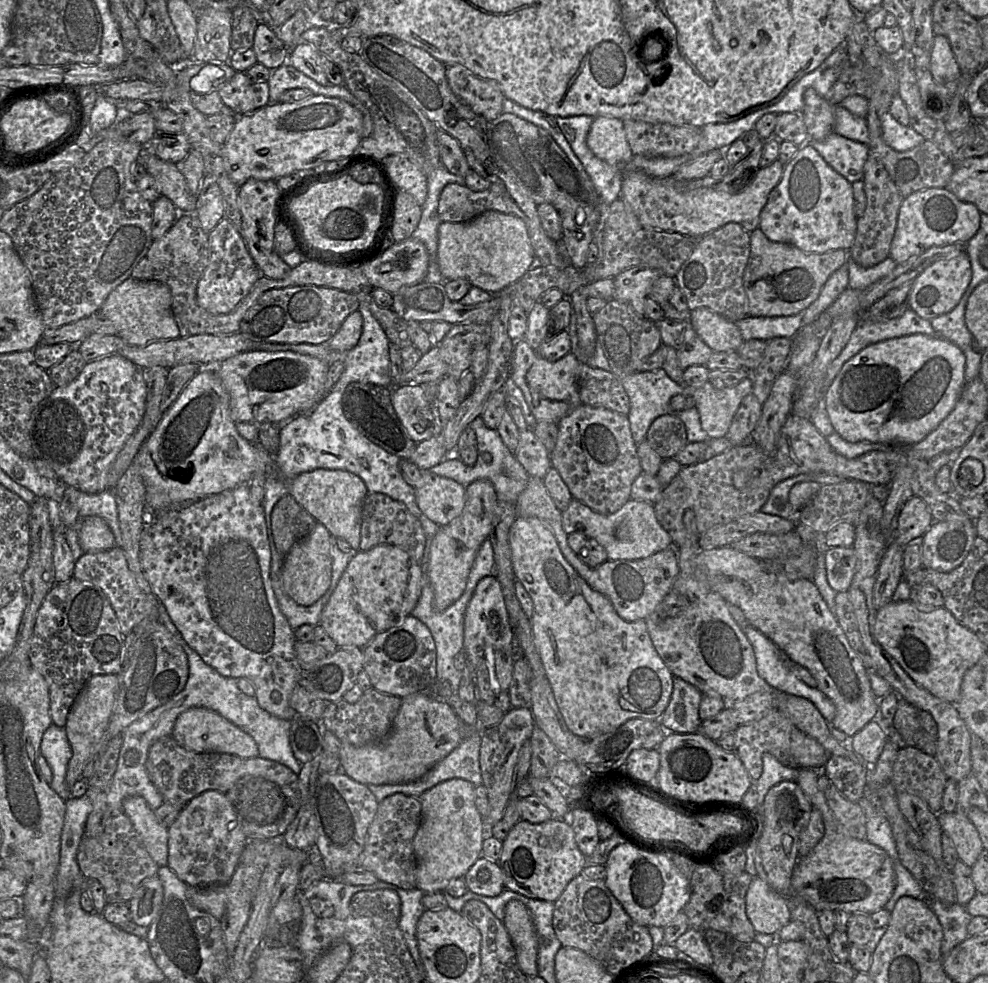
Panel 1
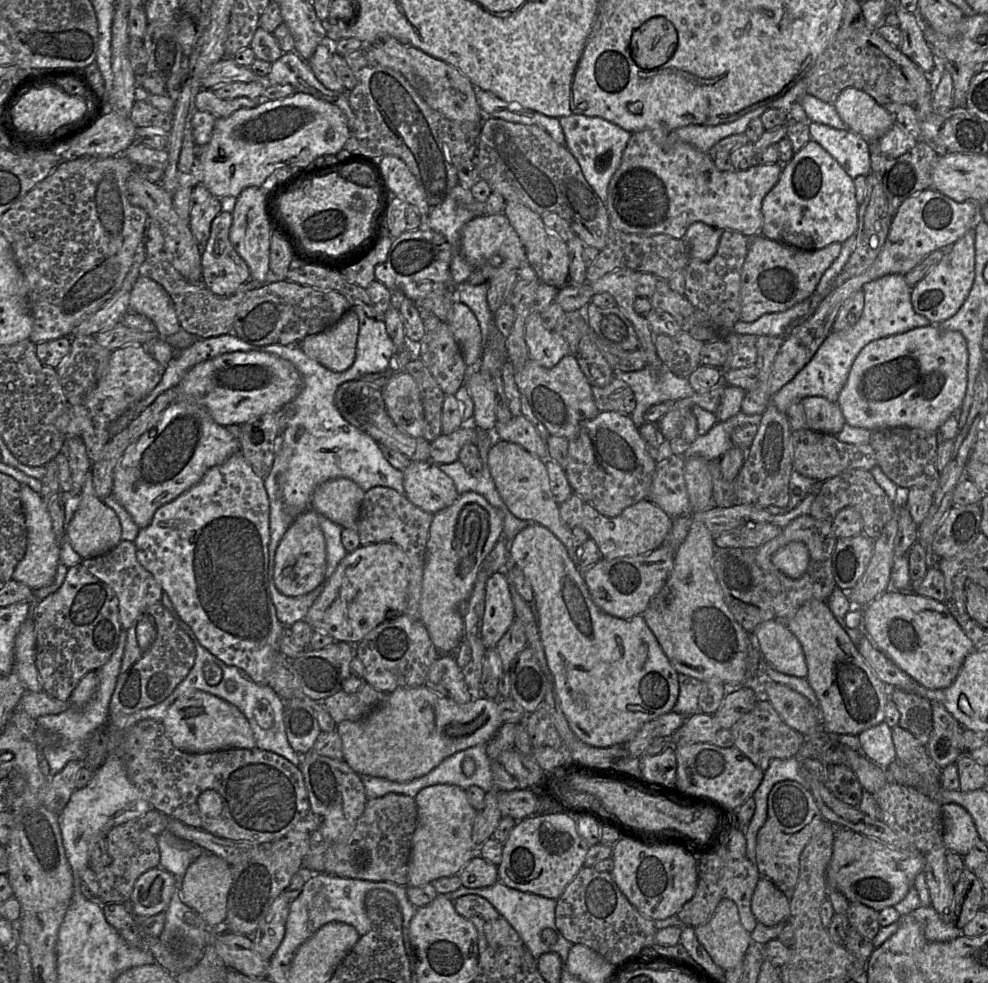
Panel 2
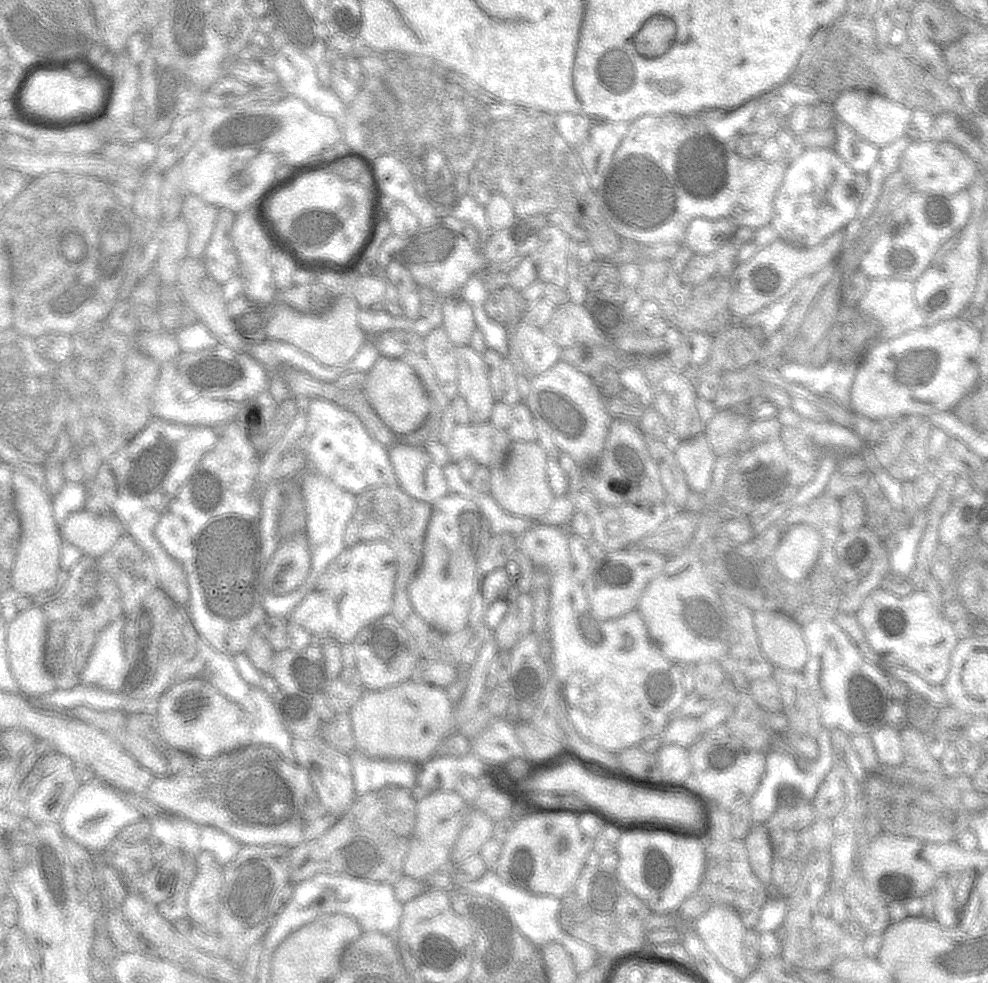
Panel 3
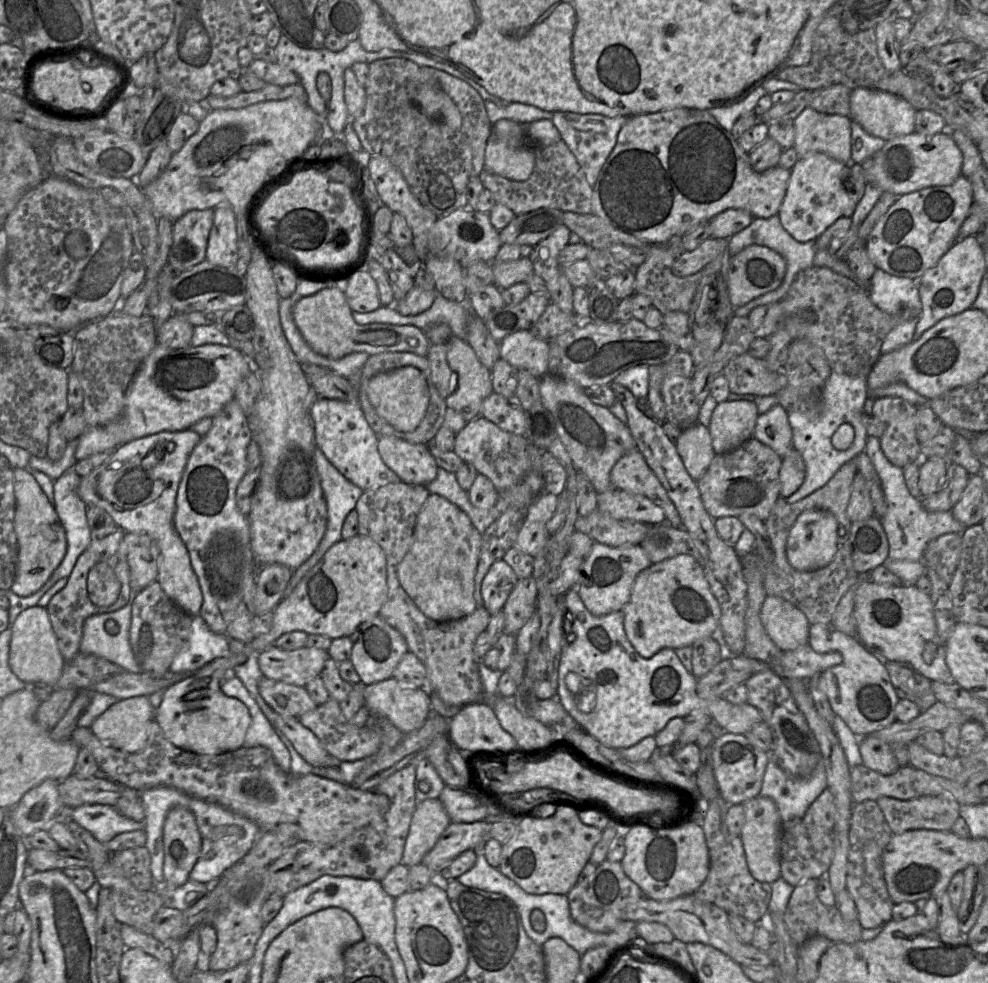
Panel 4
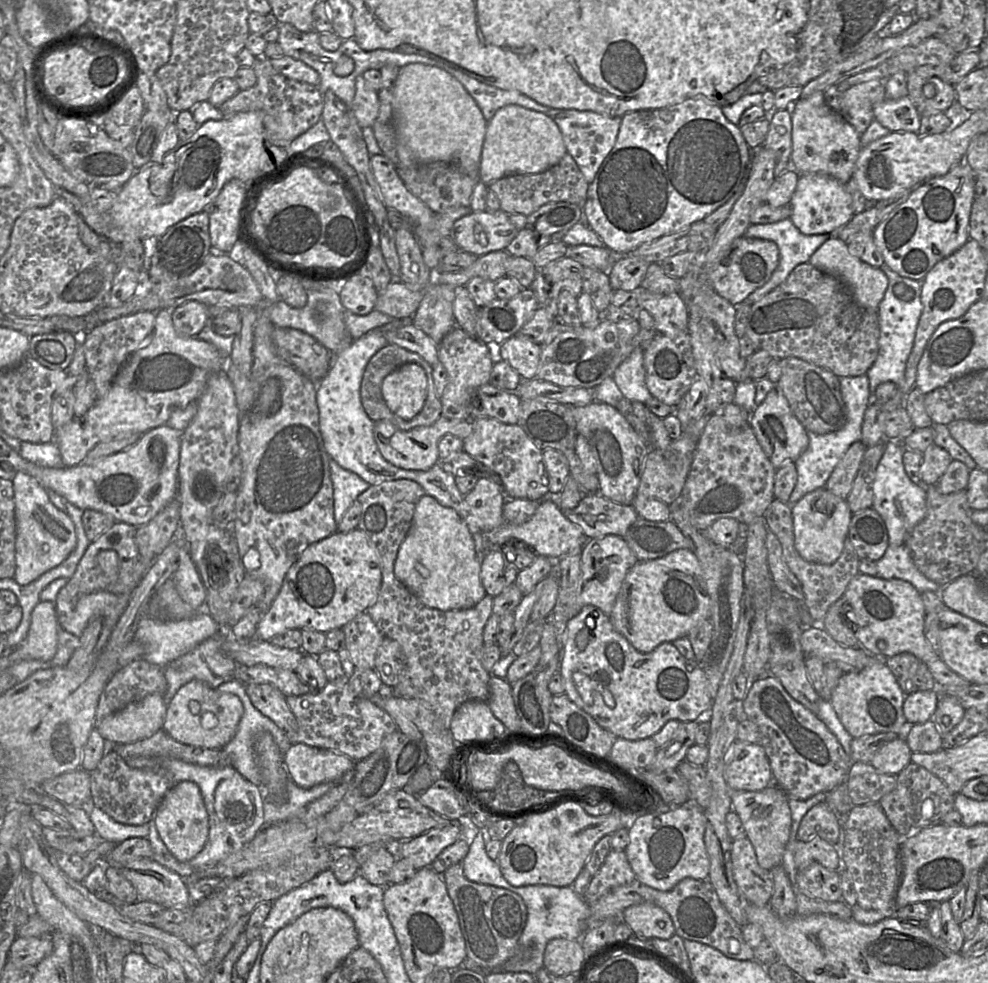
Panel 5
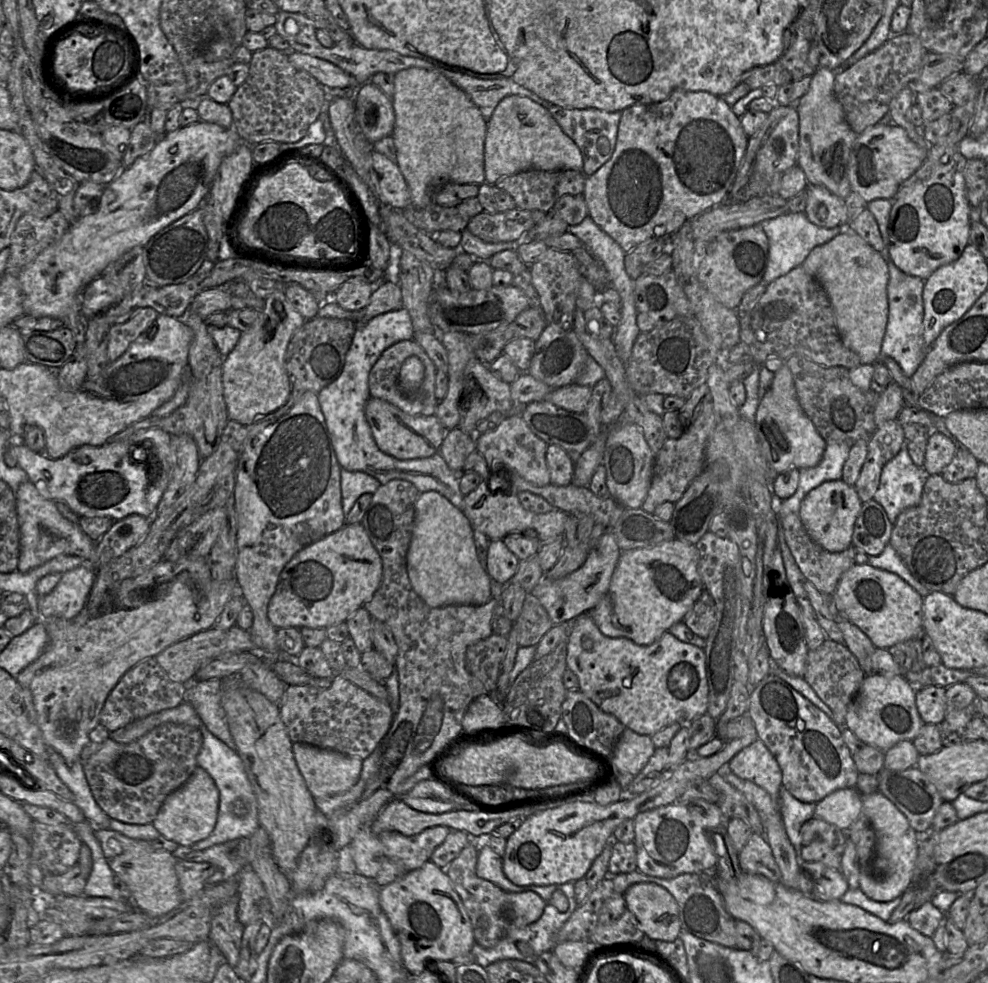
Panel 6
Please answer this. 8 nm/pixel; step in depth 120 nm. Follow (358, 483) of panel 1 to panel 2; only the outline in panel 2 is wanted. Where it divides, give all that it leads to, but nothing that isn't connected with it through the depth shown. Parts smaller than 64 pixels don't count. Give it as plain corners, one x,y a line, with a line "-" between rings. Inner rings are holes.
349,478
331,479
314,490
311,508
342,528
358,531
358,519
365,493

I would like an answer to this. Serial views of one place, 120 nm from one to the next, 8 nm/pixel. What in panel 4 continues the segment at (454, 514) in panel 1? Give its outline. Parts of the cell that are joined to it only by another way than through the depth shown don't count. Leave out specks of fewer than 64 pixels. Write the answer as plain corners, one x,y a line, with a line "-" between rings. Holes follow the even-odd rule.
379,436
378,451
383,462
402,482
427,485
438,472
428,444
415,444
394,436

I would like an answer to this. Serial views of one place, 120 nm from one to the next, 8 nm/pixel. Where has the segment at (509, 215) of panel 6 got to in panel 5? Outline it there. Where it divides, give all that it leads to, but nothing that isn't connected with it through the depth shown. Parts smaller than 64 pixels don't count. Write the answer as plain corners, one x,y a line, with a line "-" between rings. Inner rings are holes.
472,211
455,221
452,239
458,249
482,256
505,249
518,231
505,211

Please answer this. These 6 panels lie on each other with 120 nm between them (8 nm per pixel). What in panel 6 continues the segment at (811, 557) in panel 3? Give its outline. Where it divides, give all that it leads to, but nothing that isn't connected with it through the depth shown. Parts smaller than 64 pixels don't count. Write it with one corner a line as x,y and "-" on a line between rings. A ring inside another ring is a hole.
840,480
828,481
811,490
802,500
798,517
810,538
828,552
836,553
852,545
854,524
862,501
854,486

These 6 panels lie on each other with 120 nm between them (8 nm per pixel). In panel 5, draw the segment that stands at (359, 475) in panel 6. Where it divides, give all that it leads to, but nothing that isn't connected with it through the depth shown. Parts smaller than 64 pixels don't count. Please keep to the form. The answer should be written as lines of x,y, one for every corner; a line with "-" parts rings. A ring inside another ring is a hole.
331,457
329,467
333,484
334,518
339,525
353,502
371,485
354,472
341,467

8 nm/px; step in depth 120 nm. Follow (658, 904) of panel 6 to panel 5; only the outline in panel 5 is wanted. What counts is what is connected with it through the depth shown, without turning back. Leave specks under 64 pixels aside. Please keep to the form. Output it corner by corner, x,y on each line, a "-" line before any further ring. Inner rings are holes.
650,902
626,908
620,920
625,922
636,936
641,938
669,939
675,934
675,928
669,914

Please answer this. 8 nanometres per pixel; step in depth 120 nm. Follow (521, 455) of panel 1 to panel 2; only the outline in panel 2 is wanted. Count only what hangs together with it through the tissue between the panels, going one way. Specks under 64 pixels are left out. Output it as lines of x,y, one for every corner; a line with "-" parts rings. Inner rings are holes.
522,414
513,416
507,423
497,421
493,434
496,440
516,443
545,462
549,459
545,441

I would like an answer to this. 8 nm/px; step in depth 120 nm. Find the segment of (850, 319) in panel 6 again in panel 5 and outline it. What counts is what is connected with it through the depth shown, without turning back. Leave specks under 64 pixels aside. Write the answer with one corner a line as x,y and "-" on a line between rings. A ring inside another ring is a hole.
836,236
830,237
811,255
808,262
815,268
840,278
860,307
868,311
878,311
879,304
887,290
889,279
881,268
874,267
850,254
848,244
845,241

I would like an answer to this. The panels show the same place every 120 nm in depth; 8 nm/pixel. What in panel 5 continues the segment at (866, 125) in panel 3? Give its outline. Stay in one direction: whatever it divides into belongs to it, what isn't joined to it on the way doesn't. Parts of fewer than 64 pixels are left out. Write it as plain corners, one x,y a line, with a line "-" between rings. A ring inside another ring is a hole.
908,96
899,99
884,99
875,104
874,120
891,132
918,132
921,115

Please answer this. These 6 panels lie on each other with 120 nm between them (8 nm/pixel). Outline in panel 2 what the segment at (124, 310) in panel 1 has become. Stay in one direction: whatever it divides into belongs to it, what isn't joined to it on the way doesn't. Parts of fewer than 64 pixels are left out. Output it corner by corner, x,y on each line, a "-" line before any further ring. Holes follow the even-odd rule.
137,278
130,293
129,310
151,319
161,338
181,329
171,297
160,284
150,278

